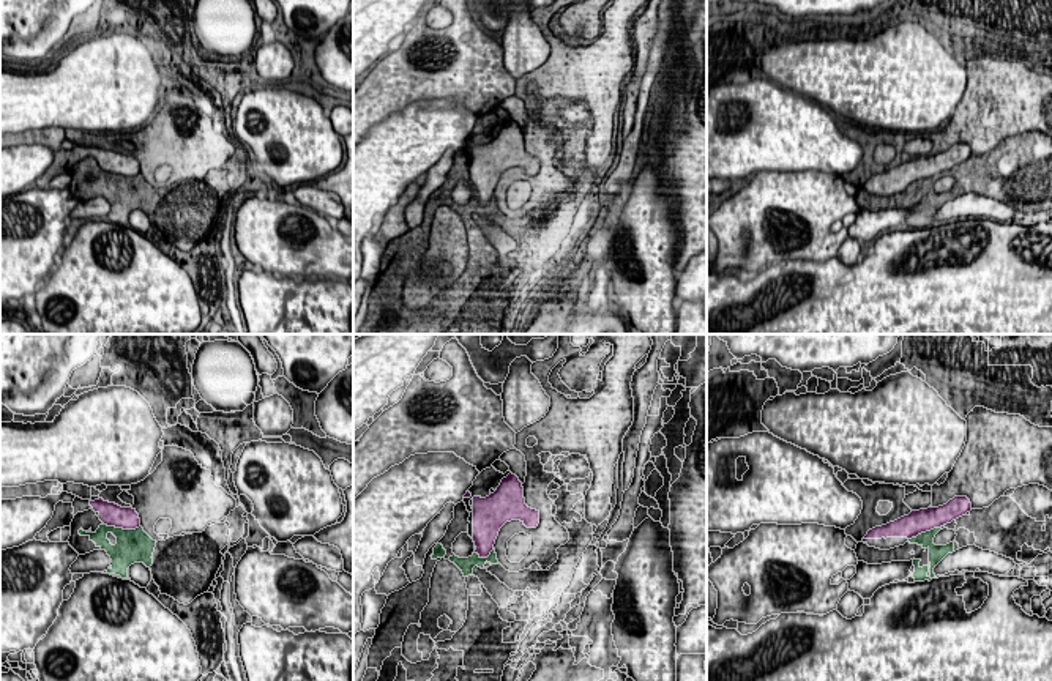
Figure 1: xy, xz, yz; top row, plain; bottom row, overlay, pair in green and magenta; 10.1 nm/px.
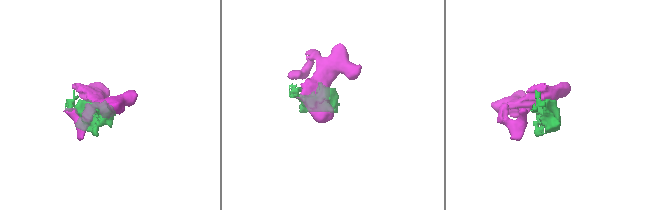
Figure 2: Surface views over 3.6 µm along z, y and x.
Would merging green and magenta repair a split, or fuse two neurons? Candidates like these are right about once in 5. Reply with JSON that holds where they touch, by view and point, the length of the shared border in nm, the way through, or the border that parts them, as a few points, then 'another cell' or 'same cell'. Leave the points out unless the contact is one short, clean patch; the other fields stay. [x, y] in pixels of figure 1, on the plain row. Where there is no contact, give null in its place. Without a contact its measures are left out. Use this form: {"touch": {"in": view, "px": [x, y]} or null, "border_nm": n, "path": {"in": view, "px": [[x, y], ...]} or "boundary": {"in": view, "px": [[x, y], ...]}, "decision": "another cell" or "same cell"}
{"touch": {"in": "xy", "px": [122, 175]}, "border_nm": 360, "boundary": {"in": "xy", "px": [[104, 171], [123, 175], [139, 174]]}, "decision": "another cell"}

